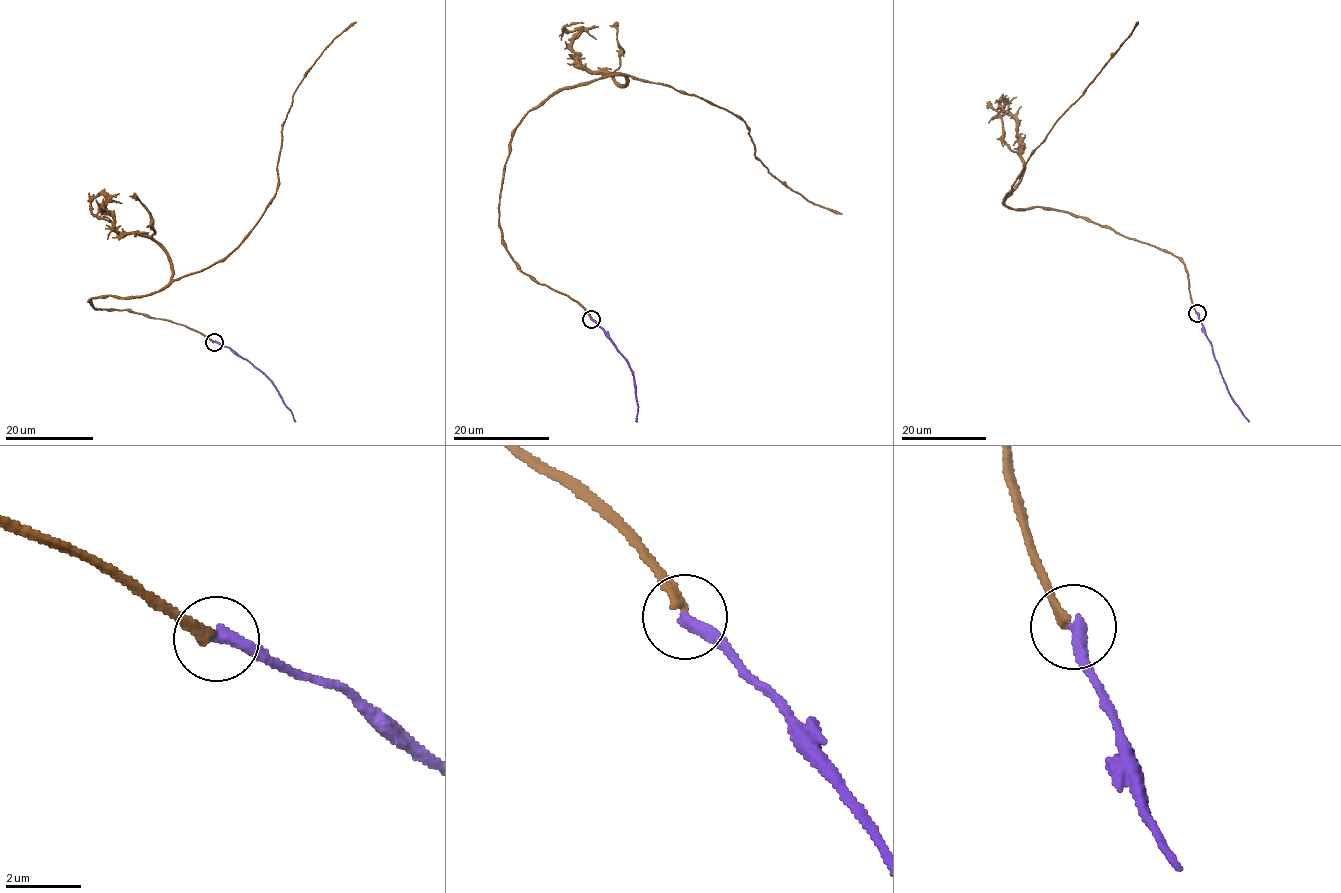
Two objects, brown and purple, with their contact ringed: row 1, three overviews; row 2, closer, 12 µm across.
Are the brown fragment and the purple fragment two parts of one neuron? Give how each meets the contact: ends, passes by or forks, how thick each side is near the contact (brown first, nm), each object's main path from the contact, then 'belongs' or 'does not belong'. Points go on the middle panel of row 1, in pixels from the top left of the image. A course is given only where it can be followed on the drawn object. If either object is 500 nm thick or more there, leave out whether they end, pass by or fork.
brown ends | purple ends | 240/360 nm | brown via (591, 318), (524, 274), (499, 221), (513, 130), (564, 89), (627, 74), (737, 114), (770, 173), (841, 214) | purple via (591, 319), (607, 332), (629, 367), (638, 409), (636, 421) | does not belong

